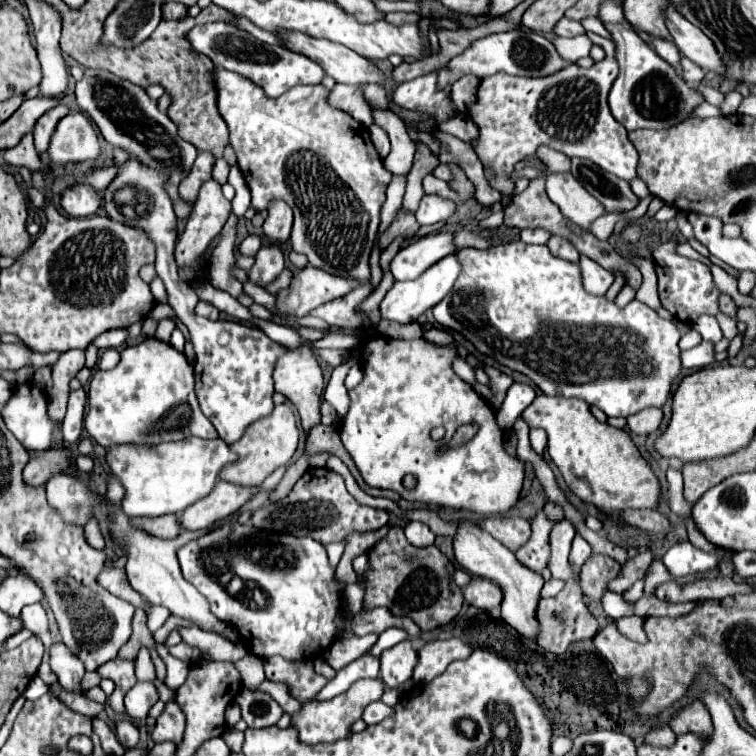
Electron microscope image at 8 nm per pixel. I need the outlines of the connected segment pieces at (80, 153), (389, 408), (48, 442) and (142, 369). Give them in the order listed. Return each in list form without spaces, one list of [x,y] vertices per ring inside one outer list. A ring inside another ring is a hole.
[[[71,112],[59,120],[47,150],[53,164],[95,162],[99,152],[101,146],[97,132],[91,120],[81,112]]]
[[[367,336],[361,344],[363,354],[363,380],[357,388],[349,390],[349,412],[341,420],[339,436],[343,446],[351,454],[355,466],[359,468],[363,480],[373,488],[387,488],[409,502],[423,502],[441,508],[455,508],[455,510],[469,510],[481,516],[489,514],[503,514],[515,506],[519,500],[519,492],[525,478],[525,464],[507,454],[503,448],[503,430],[495,420],[495,412],[491,406],[453,372],[453,360],[459,355],[455,344],[433,344],[425,338],[415,340],[391,340],[387,336]],[[475,422],[479,424],[479,432],[467,444],[449,448],[447,452],[439,454],[439,448],[451,442],[455,430],[461,424]],[[435,426],[443,426],[445,438],[441,442],[433,442],[429,432]],[[415,474],[417,486],[413,492],[403,488],[403,476]]]
[[[17,386],[1,414],[7,428],[27,450],[43,452],[53,446],[55,426],[47,426],[47,400],[33,398],[33,386]]]
[[[157,338],[127,346],[113,370],[93,374],[85,430],[103,448],[117,444],[155,446],[191,436],[217,438],[217,430],[199,408],[191,364],[183,352]]]

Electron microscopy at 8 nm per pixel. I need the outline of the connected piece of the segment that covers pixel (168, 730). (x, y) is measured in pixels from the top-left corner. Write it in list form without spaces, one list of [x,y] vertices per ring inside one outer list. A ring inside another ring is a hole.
[[[173,698],[165,704],[165,710],[157,718],[157,726],[153,730],[153,740],[155,742],[171,740],[171,742],[179,744],[183,738],[183,730],[185,730],[185,714],[181,712],[181,708],[177,706],[177,702]]]

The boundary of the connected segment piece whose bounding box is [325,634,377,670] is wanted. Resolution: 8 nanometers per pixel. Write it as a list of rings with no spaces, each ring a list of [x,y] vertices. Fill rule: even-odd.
[[[367,634],[367,636],[351,636],[351,638],[339,638],[335,640],[329,650],[325,652],[325,660],[333,670],[341,670],[345,664],[361,658],[373,644],[377,636]]]

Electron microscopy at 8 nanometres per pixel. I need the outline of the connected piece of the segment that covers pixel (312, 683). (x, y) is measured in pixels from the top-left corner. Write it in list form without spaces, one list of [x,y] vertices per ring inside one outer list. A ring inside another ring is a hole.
[[[269,658],[263,660],[265,664],[265,676],[267,680],[289,684],[291,696],[299,702],[309,702],[319,694],[319,690],[327,684],[327,678],[313,672],[313,664],[301,660],[301,662],[289,662],[285,658]]]

